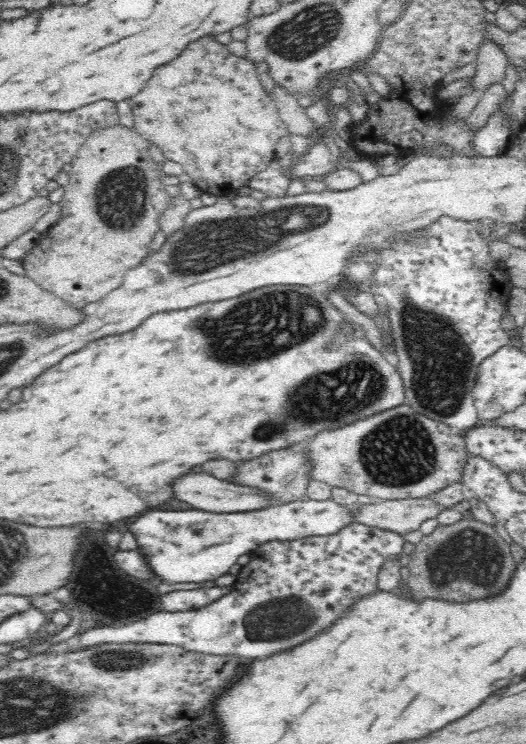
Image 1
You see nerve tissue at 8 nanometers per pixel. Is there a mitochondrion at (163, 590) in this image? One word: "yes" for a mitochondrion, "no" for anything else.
no

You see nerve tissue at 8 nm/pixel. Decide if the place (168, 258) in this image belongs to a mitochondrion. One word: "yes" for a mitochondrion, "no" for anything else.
yes

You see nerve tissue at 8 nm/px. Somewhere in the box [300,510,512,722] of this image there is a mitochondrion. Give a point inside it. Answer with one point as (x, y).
(473, 554)

